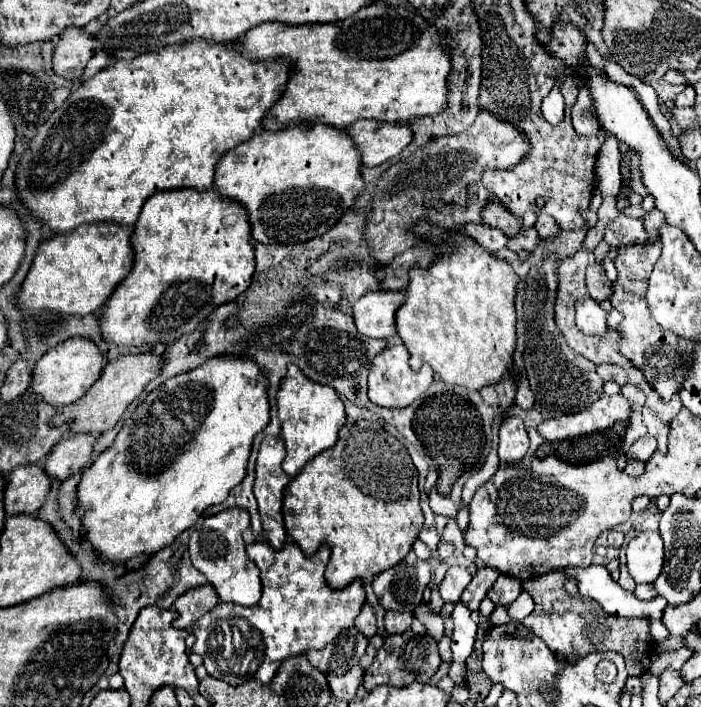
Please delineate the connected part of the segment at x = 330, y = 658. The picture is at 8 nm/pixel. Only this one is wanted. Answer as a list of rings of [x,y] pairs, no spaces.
[[[353,625],[353,629],[343,629],[337,641],[325,645],[325,649],[311,651],[307,659],[327,675],[347,673],[365,655],[369,639]]]

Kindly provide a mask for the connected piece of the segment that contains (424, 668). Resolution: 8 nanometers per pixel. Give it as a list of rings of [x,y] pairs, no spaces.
[[[407,629],[401,635],[387,635],[385,643],[375,655],[373,665],[365,671],[363,685],[367,691],[371,691],[377,685],[391,685],[391,687],[405,687],[413,681],[427,683],[439,669],[441,657],[437,651],[437,641],[431,635],[415,635],[411,629]]]

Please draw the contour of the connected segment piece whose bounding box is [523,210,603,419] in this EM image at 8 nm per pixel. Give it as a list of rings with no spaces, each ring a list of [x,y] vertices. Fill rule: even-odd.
[[[581,210],[581,215],[586,220],[585,229],[579,231],[559,231],[557,235],[549,239],[541,239],[543,243],[549,241],[549,253],[543,257],[543,263],[537,267],[531,267],[527,279],[525,279],[525,301],[523,301],[523,321],[525,321],[525,373],[531,383],[531,389],[535,393],[535,407],[541,411],[545,419],[549,417],[561,417],[567,413],[581,411],[589,407],[597,397],[601,397],[603,381],[595,371],[595,365],[581,357],[579,353],[571,351],[571,347],[565,343],[563,335],[559,335],[559,329],[555,325],[555,299],[557,299],[557,261],[575,255],[585,239],[585,233],[591,227],[597,225],[599,217],[591,210]]]

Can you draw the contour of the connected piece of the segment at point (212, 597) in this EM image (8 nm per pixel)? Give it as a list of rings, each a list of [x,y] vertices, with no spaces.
[[[203,585],[197,589],[189,589],[173,603],[173,609],[179,613],[175,625],[181,629],[191,627],[199,617],[209,613],[219,603],[219,597],[211,585]]]

